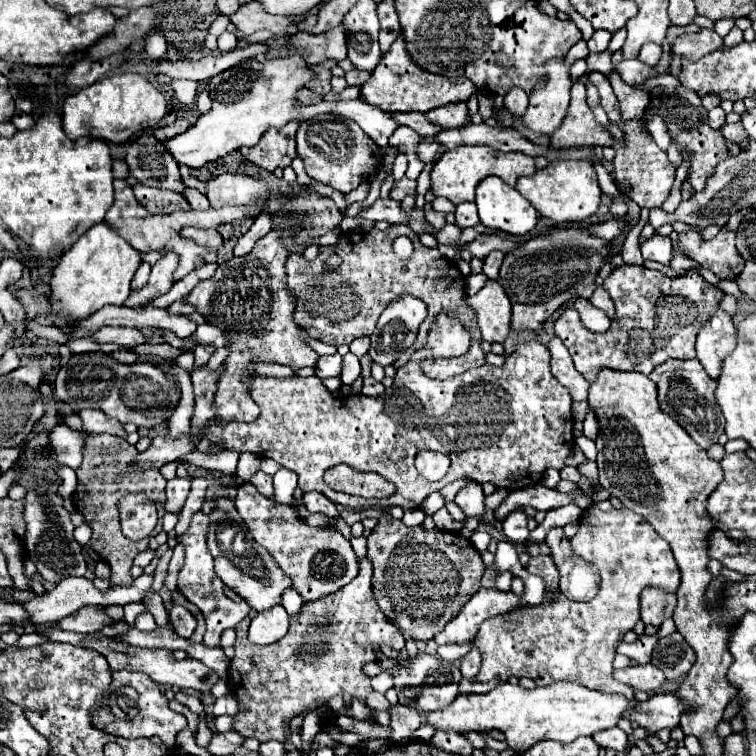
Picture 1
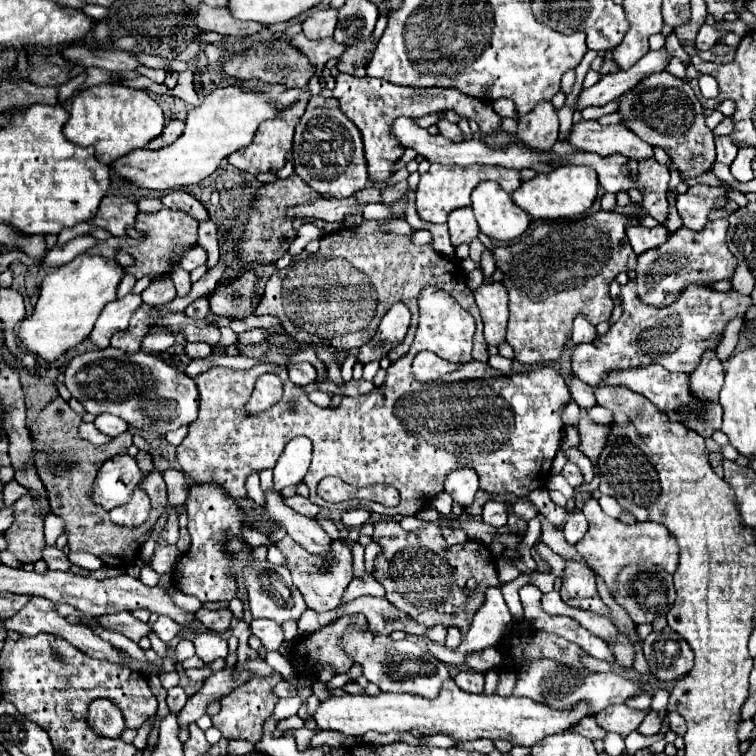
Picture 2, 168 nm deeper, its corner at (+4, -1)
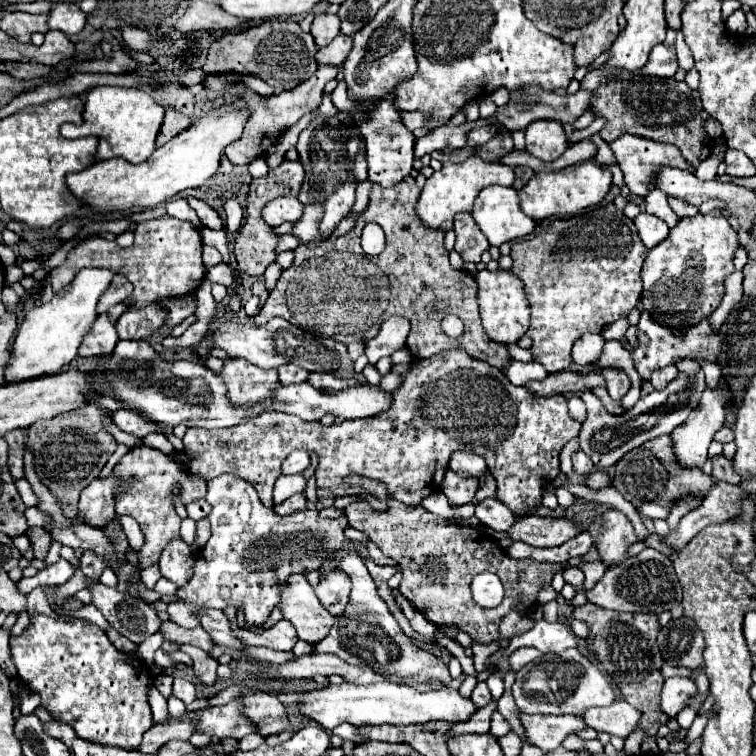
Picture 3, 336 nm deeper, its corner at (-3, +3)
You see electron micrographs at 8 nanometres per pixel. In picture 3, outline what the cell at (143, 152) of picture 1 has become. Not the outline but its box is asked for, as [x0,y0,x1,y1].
[186,196,224,230]

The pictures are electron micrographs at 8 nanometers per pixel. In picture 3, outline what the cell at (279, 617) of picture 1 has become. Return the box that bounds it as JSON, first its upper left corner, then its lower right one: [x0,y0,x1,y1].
[236,620,298,652]

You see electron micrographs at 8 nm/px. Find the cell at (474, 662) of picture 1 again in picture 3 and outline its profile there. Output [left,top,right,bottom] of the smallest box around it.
[472,682,490,708]

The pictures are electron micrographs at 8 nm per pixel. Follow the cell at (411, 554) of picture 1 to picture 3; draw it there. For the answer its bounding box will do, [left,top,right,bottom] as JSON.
[344,500,564,644]

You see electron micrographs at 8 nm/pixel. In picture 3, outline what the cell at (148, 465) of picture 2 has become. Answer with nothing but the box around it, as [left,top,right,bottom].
[114,444,206,568]

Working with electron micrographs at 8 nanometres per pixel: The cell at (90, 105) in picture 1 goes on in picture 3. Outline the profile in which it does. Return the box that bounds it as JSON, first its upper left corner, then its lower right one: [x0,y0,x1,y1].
[60,86,164,164]

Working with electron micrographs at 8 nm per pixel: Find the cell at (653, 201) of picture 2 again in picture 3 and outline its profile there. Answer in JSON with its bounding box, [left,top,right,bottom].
[668,200,698,218]

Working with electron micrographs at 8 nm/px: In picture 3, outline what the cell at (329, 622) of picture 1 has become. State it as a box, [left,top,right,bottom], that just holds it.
[190,700,258,740]

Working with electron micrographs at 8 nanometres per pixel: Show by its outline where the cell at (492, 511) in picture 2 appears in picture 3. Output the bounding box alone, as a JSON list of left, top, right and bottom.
[476,498,516,532]

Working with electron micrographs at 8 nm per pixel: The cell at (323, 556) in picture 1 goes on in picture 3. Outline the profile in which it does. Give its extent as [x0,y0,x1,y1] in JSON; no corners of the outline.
[314,570,350,616]

